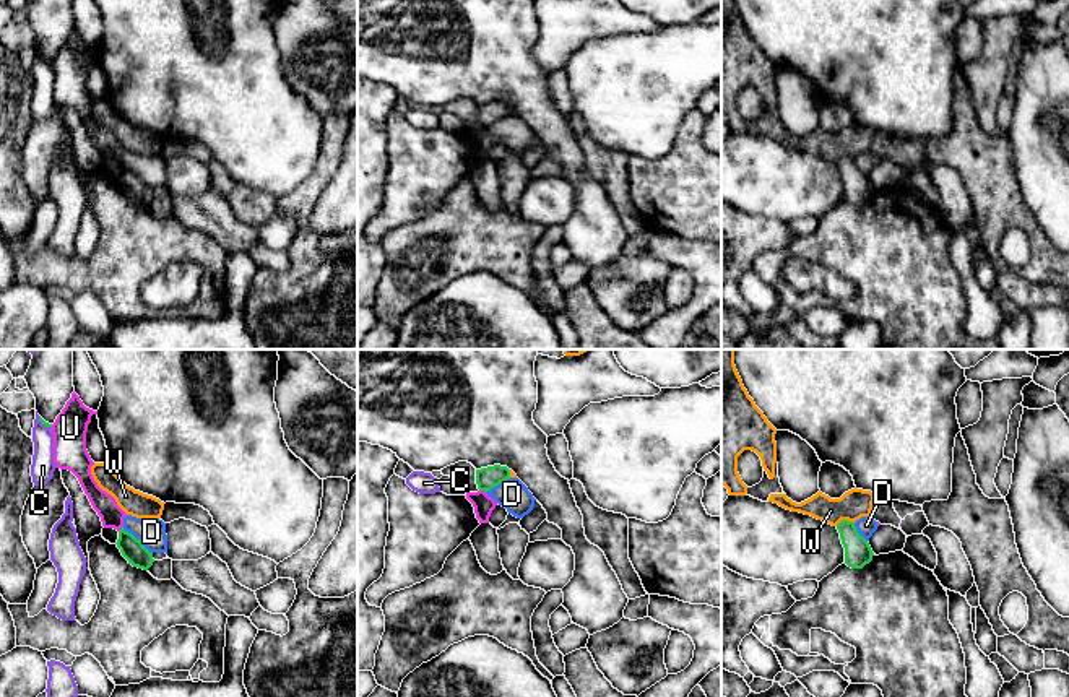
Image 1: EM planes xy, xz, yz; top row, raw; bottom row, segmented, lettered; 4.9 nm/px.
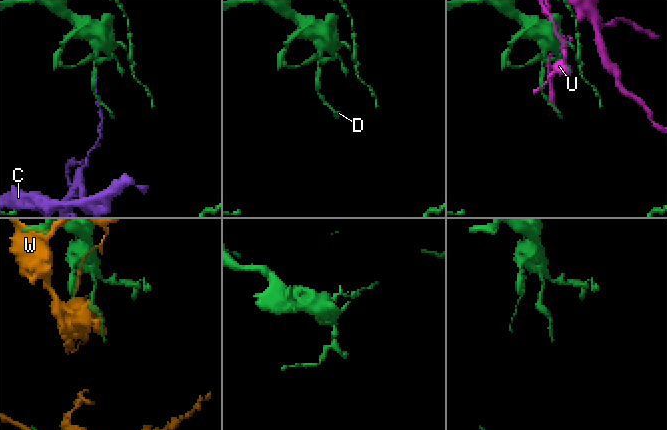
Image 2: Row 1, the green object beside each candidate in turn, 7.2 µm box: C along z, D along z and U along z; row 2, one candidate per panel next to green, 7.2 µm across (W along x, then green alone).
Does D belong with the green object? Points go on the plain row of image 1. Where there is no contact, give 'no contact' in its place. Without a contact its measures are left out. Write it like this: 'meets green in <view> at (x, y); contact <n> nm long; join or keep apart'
meets green in xy at (135, 174); contact 200 nm long; keep apart

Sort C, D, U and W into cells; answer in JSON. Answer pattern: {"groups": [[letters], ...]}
{"groups": [["C"], ["D", "U"], ["W"]]}

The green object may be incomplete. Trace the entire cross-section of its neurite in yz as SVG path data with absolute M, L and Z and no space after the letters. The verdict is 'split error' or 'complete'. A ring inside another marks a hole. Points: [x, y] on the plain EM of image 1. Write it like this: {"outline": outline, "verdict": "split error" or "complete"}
{"outline": "M842 156L837 161L842 180L845 184L845 200L851 205L863 205L872 197L869 179L858 169L853 158Z", "verdict": "complete"}

